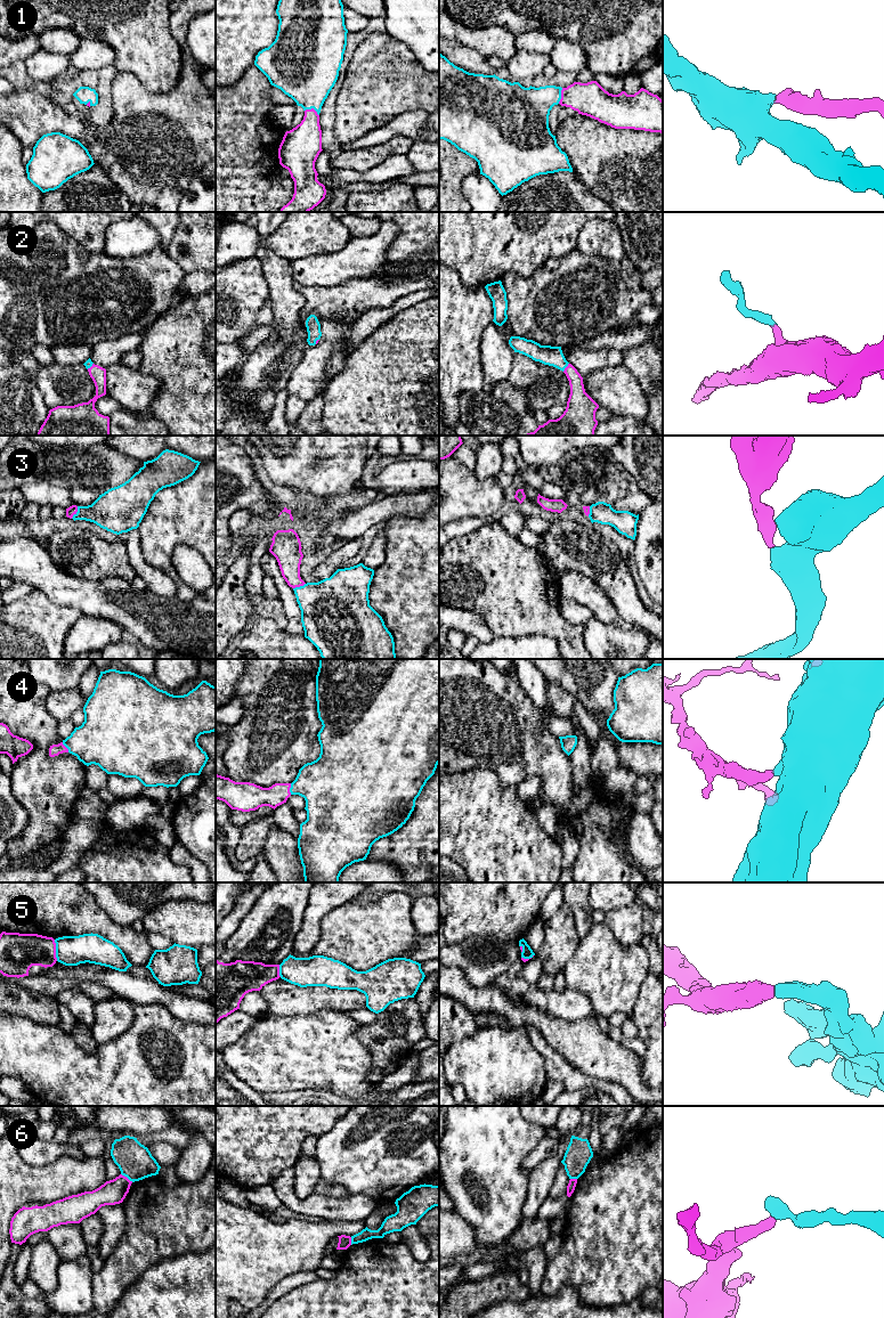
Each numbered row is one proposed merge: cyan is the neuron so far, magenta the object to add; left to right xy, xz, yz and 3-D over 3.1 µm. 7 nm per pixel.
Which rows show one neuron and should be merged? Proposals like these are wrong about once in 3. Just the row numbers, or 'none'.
1, 2, 3, 4

